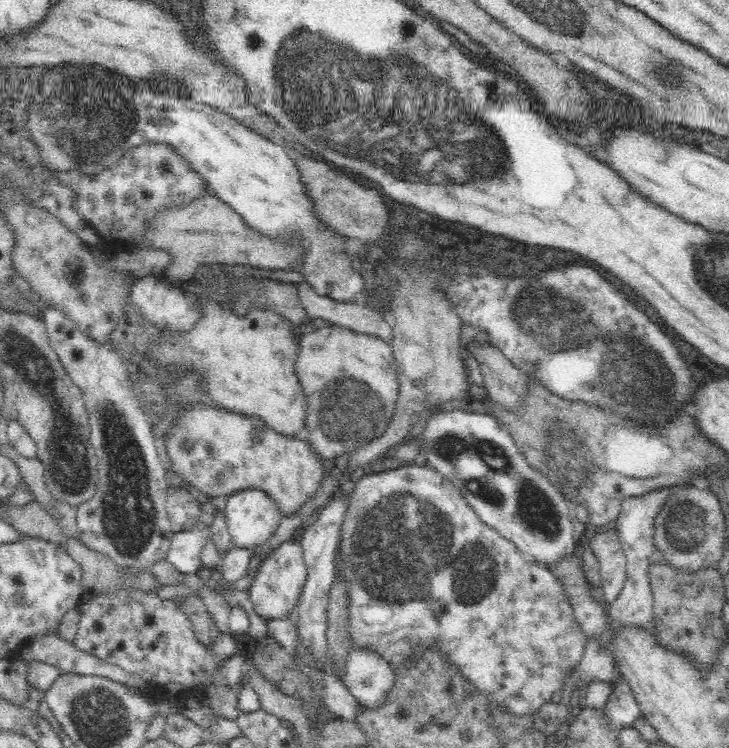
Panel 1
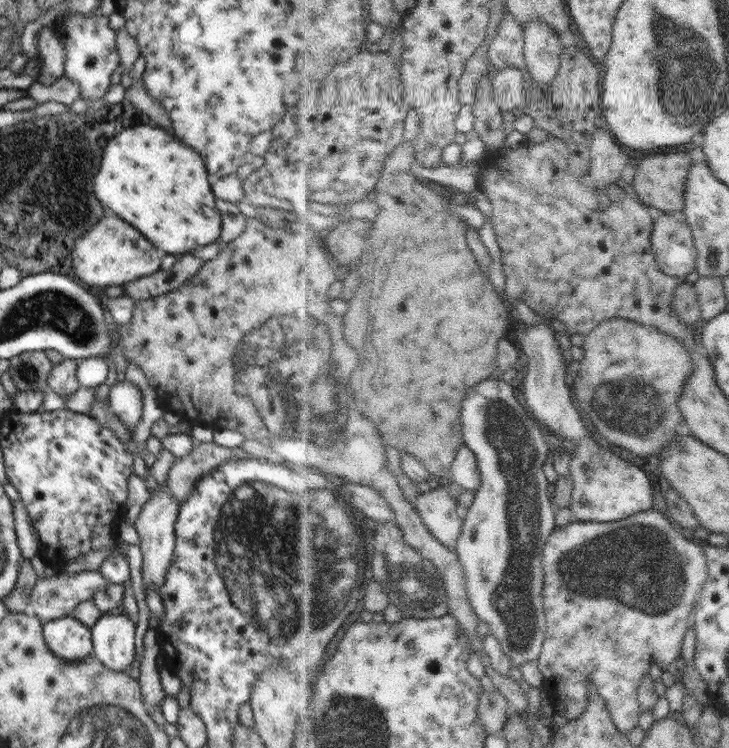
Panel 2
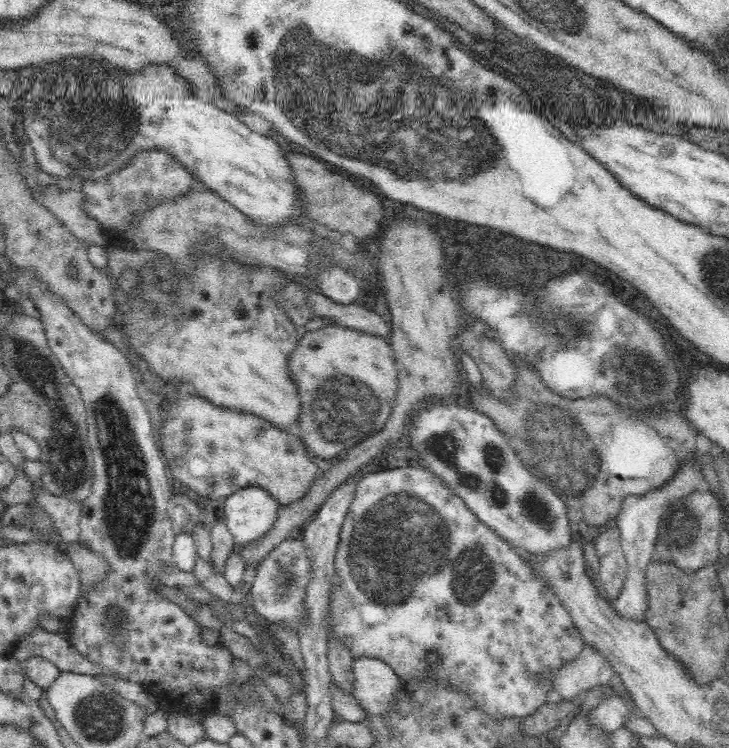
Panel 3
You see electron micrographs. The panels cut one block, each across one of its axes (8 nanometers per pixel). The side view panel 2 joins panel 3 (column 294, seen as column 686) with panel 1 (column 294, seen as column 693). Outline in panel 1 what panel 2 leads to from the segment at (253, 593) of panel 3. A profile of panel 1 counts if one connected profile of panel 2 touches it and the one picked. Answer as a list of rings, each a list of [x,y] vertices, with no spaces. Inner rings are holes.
[[[297,540],[282,542],[255,565],[257,573],[247,591],[255,612],[268,621],[295,619],[308,580],[308,563],[304,557],[302,543]]]

